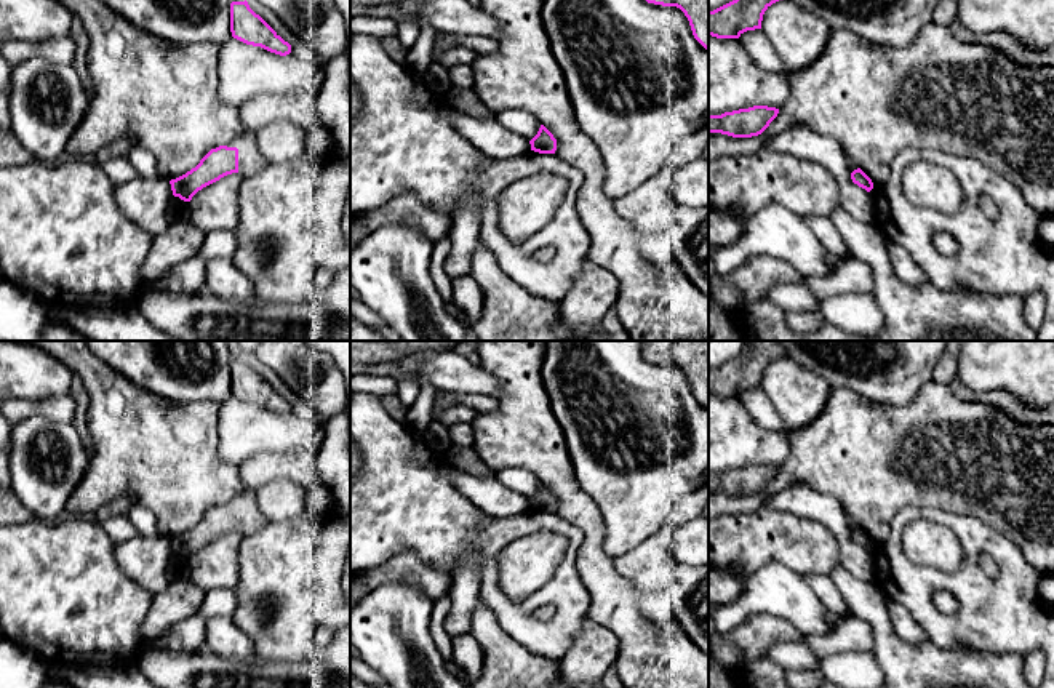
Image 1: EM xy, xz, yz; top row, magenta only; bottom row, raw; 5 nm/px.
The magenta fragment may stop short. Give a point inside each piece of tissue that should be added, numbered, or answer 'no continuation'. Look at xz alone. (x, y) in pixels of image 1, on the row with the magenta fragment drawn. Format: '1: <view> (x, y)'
no continuation

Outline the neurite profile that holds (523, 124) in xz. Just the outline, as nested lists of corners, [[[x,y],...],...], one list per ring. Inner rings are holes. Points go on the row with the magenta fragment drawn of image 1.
[[[520,109],[502,110],[496,115],[496,120],[509,131],[528,141],[531,141],[541,128],[541,122],[533,114]]]

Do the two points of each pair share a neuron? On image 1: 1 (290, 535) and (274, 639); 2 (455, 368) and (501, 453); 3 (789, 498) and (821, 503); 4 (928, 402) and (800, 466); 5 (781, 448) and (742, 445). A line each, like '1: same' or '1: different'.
1: same
2: different
3: same
4: same
5: same

